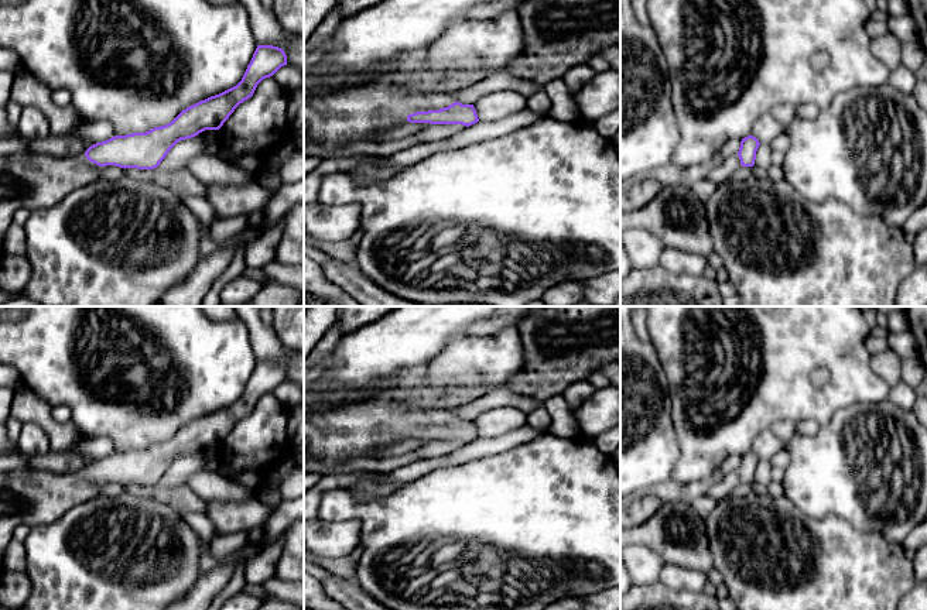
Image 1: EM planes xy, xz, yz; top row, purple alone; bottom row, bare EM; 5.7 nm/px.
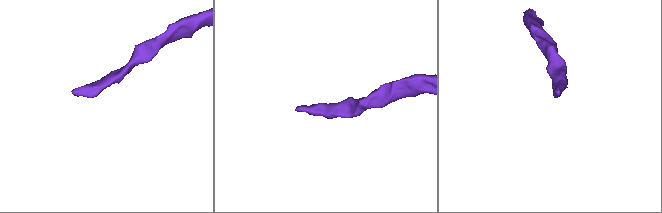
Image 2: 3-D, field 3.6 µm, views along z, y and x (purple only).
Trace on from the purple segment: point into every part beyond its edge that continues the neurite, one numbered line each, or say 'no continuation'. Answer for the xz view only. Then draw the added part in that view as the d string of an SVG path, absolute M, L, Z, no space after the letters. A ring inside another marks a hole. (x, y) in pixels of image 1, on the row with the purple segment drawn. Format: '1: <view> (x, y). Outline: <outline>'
1: xz (338, 117). Outline: M408 61L397 62L370 79L360 88L345 85L329 89L321 83L304 82L304 145L312 144L328 150L348 147L360 141L376 141L374 134L407 123L407 116L417 112L439 110L455 103L445 88L427 83L421 92L406 89Z

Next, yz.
1: yz (718, 172). Outline: M733 154L728 158L718 160L715 164L704 168L702 175L716 185L722 185L728 181L728 178L742 168L740 160L738 154Z

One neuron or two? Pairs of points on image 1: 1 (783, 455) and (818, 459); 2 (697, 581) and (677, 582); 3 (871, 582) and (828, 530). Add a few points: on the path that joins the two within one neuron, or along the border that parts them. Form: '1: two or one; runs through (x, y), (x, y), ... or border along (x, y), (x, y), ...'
1: two; border along (787, 449), (790, 462), (782, 470)
2: one; runs through (693, 581), (681, 581)
3: one; runs through (858, 569), (831, 542)

